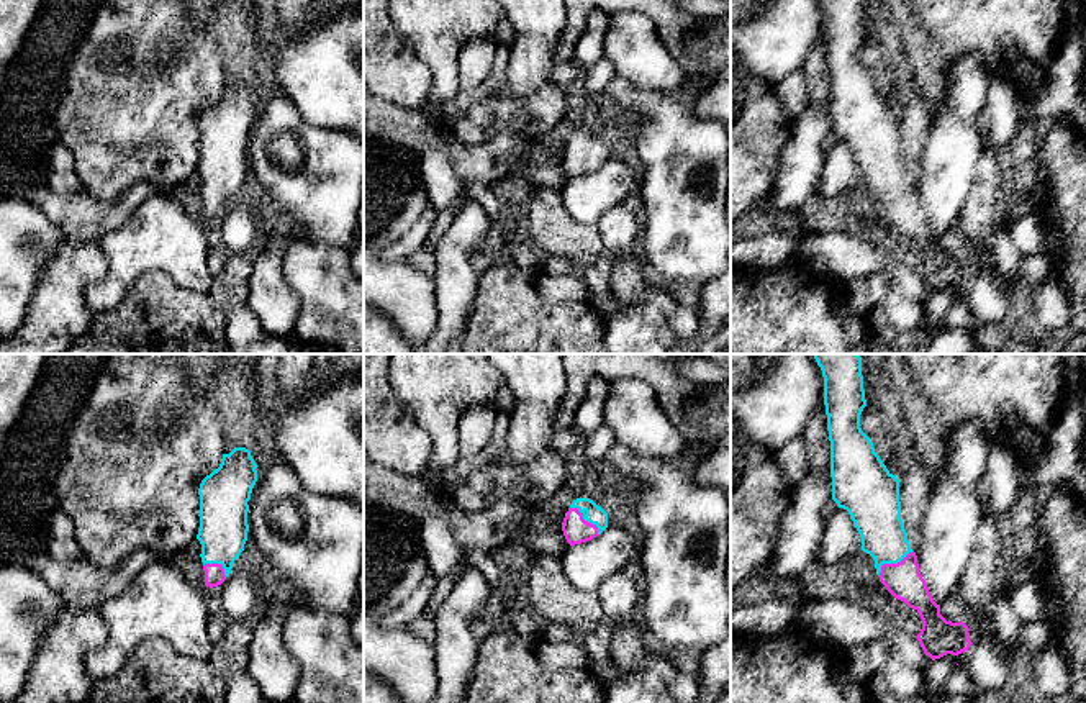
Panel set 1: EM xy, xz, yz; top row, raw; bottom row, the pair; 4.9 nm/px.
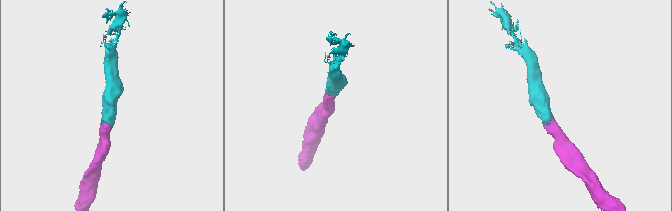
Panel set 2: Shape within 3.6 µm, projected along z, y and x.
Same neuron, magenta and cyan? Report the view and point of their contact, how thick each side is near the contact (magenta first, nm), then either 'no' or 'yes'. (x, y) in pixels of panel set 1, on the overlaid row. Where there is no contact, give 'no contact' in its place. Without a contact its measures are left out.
contact xz (583, 520); calibres 130 and 90 nm; yes

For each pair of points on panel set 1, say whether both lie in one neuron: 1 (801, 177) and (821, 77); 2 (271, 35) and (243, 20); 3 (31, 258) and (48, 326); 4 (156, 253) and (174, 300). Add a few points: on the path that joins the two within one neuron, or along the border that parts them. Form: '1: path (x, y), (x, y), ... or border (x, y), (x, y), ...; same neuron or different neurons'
1: path (803, 153), (808, 131), (818, 118), (819, 102); same neuron
2: border (264, 17), (262, 31); different neurons
3: border (58, 249), (46, 266), (23, 318); different neurons
4: border (128, 290), (151, 272), (197, 290); different neurons

